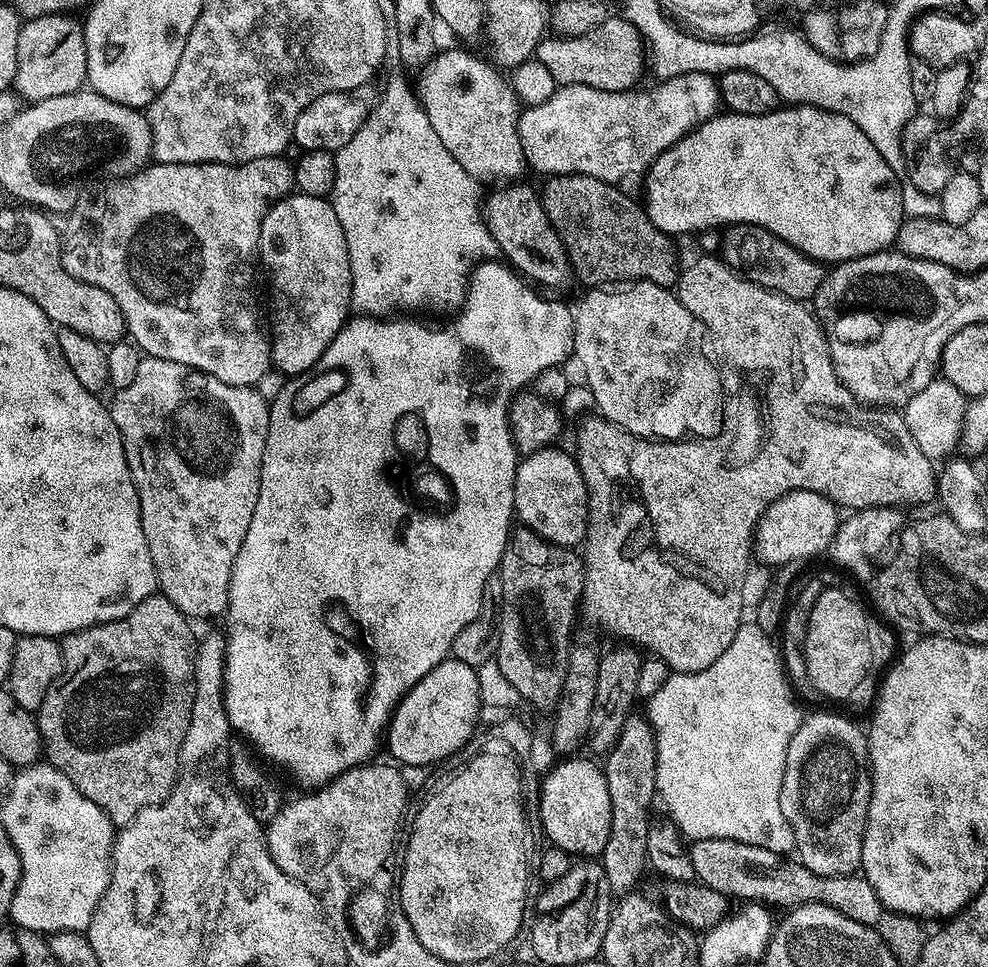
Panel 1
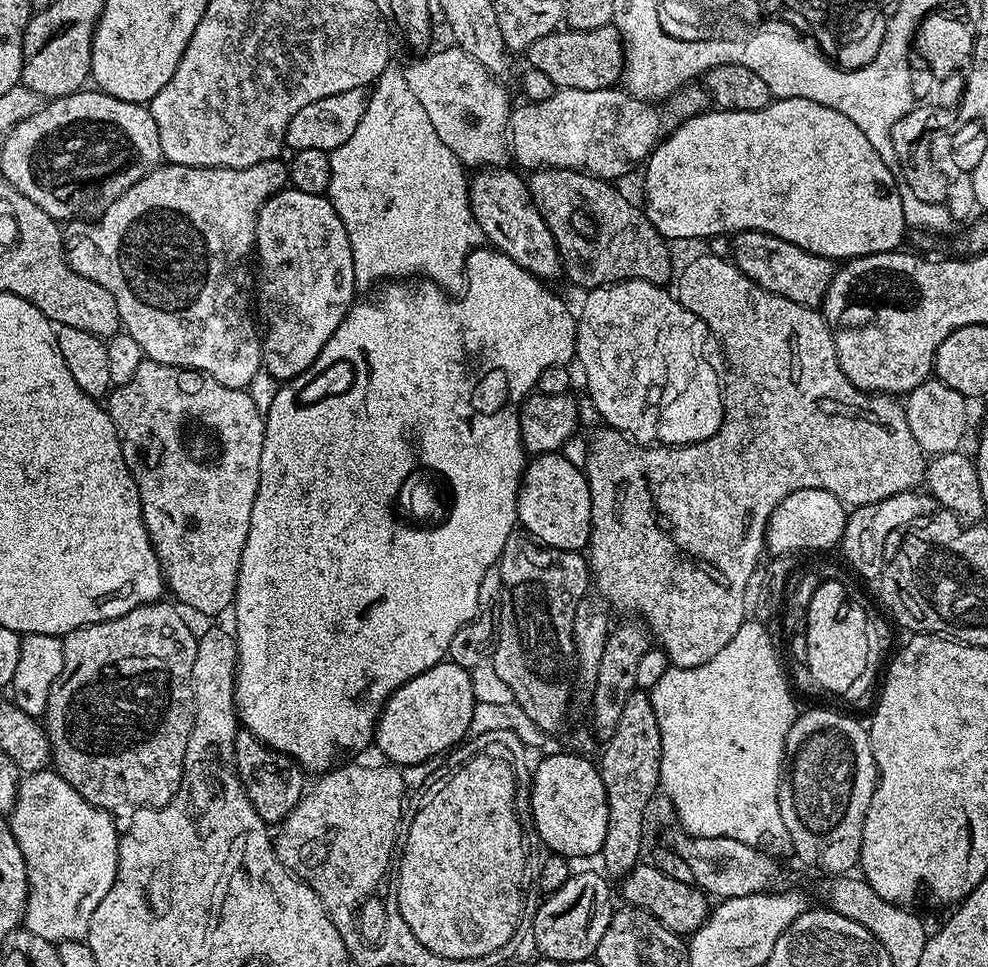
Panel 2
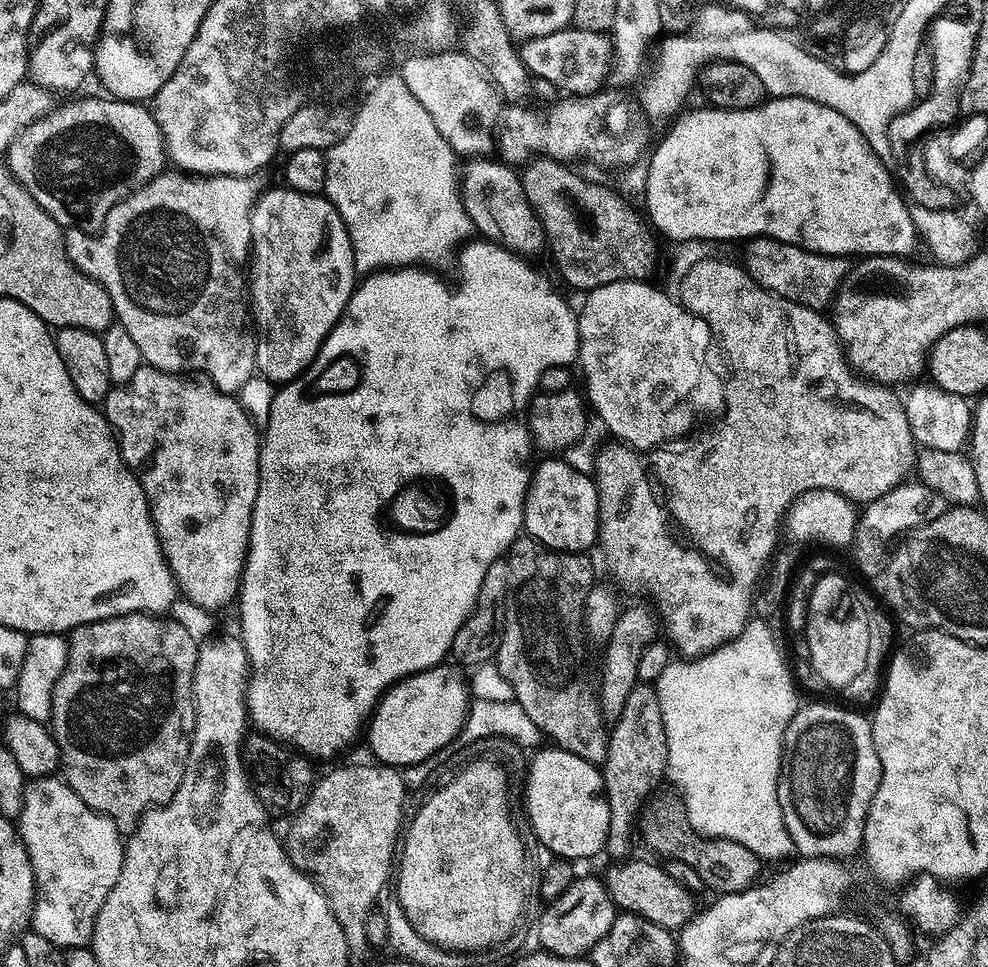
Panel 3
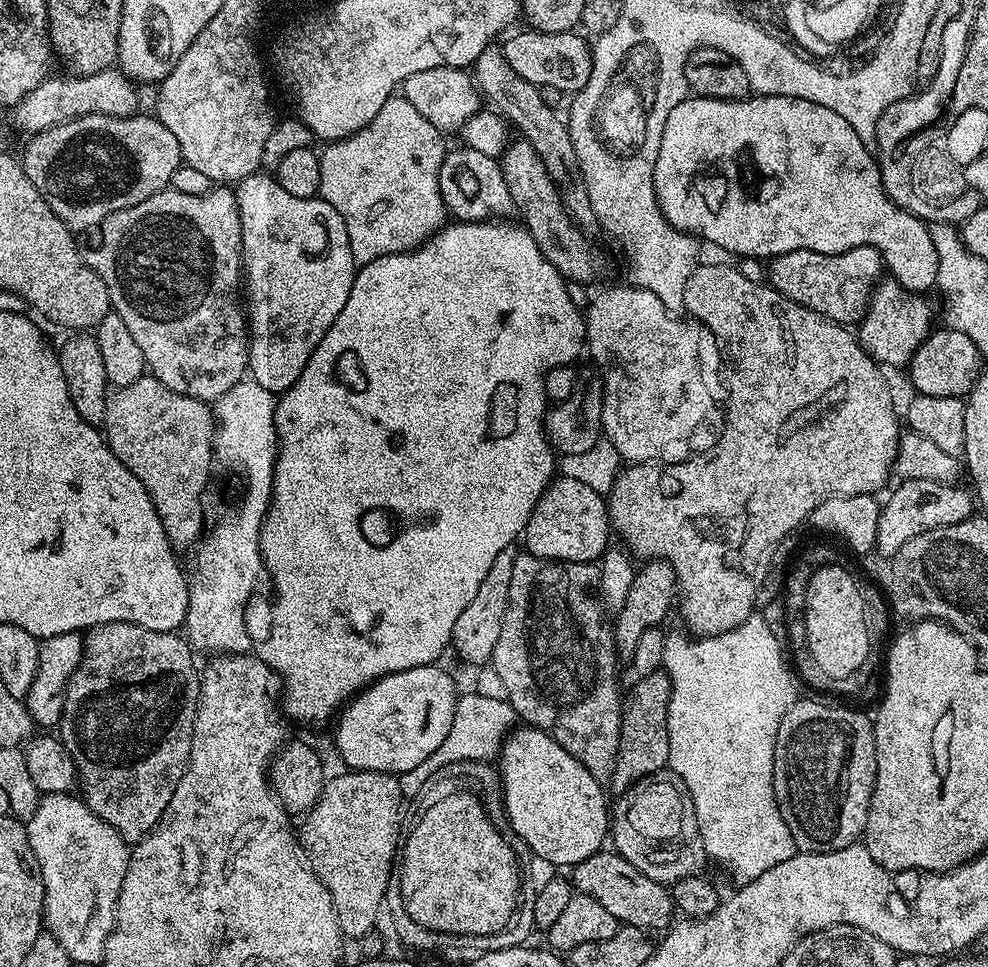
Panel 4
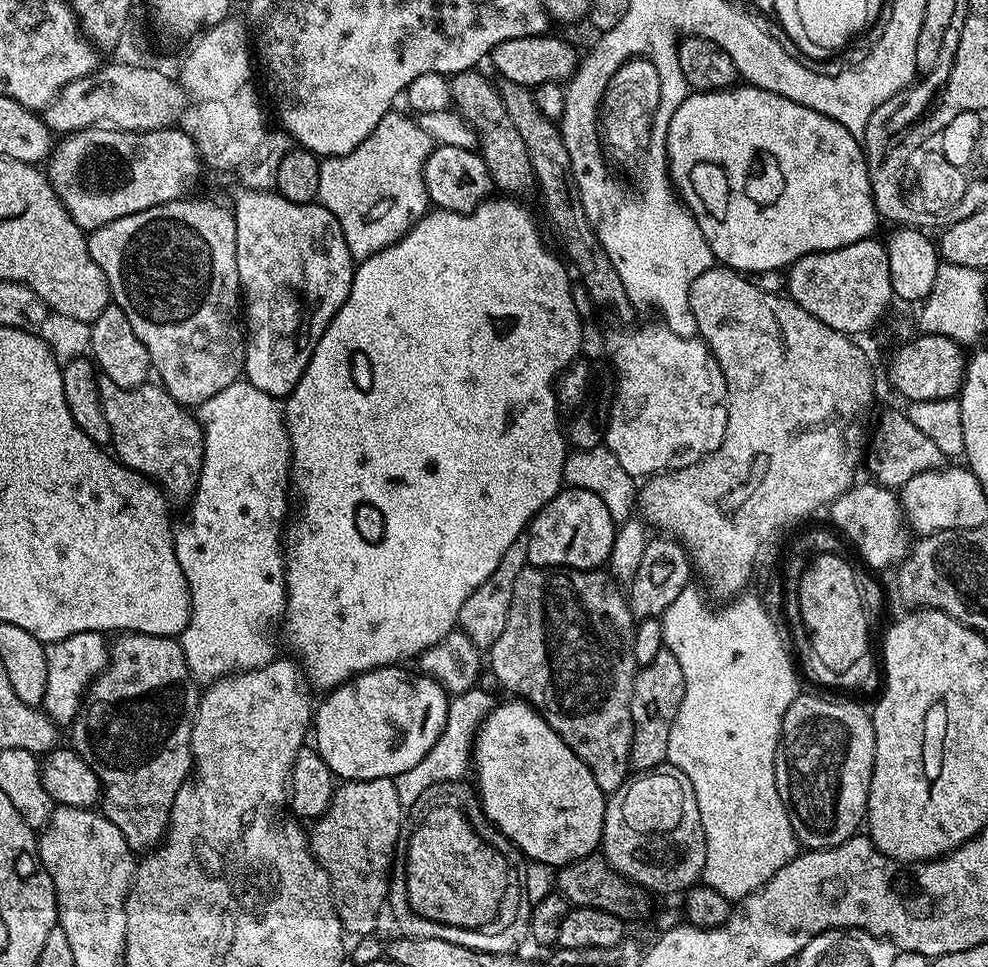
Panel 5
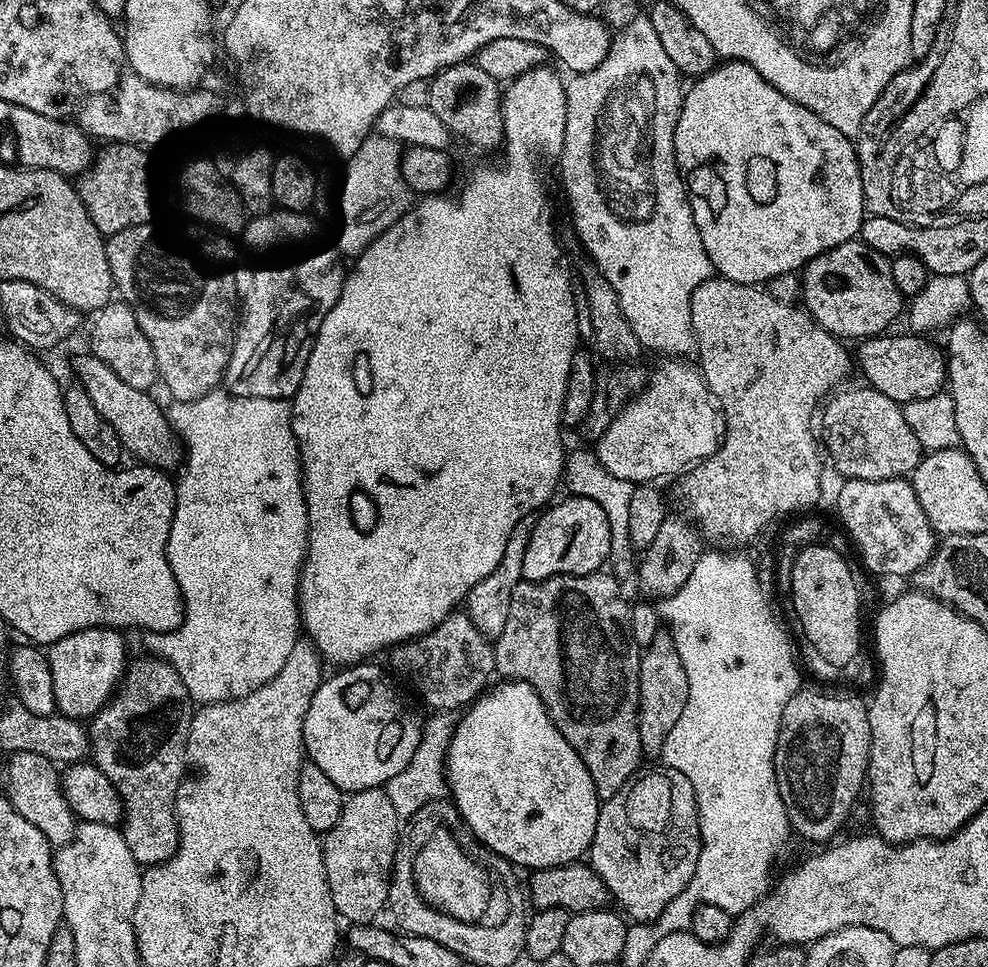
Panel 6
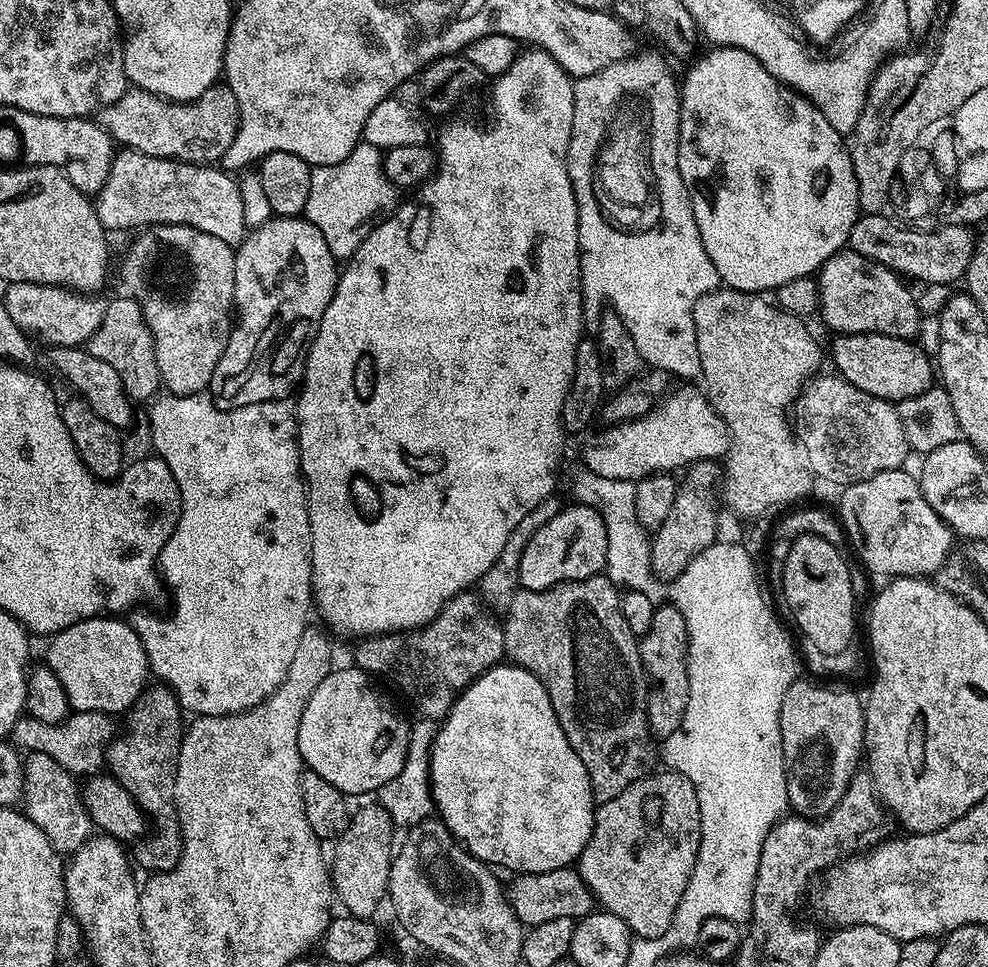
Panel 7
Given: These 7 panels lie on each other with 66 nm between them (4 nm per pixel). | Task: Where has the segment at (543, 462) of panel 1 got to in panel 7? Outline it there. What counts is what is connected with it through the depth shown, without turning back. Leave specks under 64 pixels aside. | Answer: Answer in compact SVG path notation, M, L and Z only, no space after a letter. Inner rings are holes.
M572 502L561 507L560 512L542 526L526 542L526 550L522 550L522 562L518 566L518 578L520 579L520 588L526 590L546 590L553 588L556 584L565 584L575 580L585 580L591 576L599 576L603 573L604 563L606 562L606 526L598 514L596 508L591 508L588 504Z

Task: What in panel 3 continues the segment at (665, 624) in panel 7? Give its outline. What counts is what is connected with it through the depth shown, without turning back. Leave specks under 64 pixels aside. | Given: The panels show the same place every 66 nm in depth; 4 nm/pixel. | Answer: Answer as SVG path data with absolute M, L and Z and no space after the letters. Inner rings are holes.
M637 683L636 688L630 690L630 698L626 698L626 706L622 706L622 714L618 714L611 725L608 750L602 765L604 793L610 806L607 855L624 858L631 853L628 851L632 848L632 836L634 840L634 817L661 787L660 779L665 779L667 770L666 726L662 722L662 706L658 706L658 694L652 684Z

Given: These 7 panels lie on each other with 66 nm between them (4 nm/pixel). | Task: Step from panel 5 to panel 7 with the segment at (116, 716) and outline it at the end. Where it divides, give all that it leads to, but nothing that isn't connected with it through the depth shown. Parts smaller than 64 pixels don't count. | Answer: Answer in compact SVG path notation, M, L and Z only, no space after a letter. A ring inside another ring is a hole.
M149 686L128 709L128 729L124 736L117 735L106 748L107 771L131 794L134 802L138 802L138 806L144 809L151 827L152 824L156 827L156 832L149 831L135 845L135 867L145 868L148 874L174 870L184 849L180 819L176 816L174 803L180 741L186 731L185 721L180 721L180 716L182 709L178 698L167 686Z

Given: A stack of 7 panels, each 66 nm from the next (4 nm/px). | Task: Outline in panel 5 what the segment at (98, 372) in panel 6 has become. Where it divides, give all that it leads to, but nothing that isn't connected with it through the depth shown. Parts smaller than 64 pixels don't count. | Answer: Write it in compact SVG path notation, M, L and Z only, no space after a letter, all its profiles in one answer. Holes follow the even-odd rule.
M101 379L100 401L102 402L102 414L106 414L106 422L110 422L110 434L112 442L111 451L117 460L127 468L134 469L138 474L147 476L164 489L165 493L173 501L187 501L196 491L196 483L200 477L200 467L204 457L204 431L200 429L200 421L192 416L187 407L178 403L163 387L149 382L140 388L123 388L114 386L114 382Z

